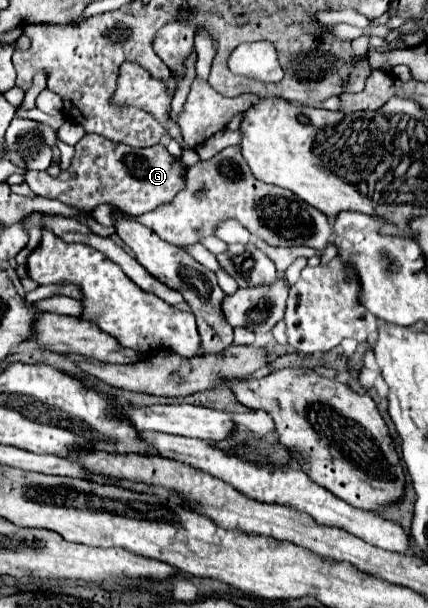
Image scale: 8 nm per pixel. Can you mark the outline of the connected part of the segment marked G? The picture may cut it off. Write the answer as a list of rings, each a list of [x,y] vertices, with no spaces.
[[[86,135],[76,143],[76,153],[70,169],[56,179],[46,171],[26,171],[24,179],[34,195],[56,199],[68,207],[90,213],[96,205],[108,203],[128,215],[140,217],[166,203],[172,203],[178,191],[186,187],[186,167],[180,157],[168,153],[164,145],[136,149],[124,143],[114,143],[102,135]]]

